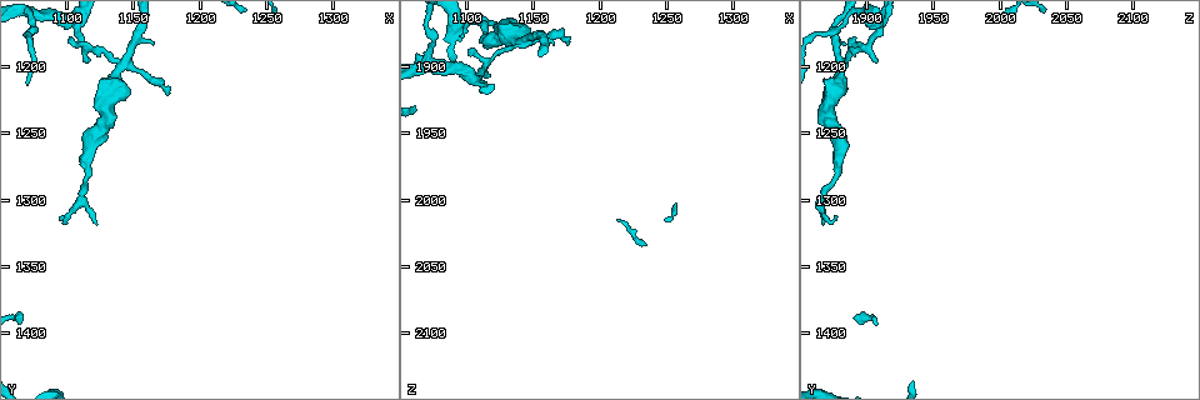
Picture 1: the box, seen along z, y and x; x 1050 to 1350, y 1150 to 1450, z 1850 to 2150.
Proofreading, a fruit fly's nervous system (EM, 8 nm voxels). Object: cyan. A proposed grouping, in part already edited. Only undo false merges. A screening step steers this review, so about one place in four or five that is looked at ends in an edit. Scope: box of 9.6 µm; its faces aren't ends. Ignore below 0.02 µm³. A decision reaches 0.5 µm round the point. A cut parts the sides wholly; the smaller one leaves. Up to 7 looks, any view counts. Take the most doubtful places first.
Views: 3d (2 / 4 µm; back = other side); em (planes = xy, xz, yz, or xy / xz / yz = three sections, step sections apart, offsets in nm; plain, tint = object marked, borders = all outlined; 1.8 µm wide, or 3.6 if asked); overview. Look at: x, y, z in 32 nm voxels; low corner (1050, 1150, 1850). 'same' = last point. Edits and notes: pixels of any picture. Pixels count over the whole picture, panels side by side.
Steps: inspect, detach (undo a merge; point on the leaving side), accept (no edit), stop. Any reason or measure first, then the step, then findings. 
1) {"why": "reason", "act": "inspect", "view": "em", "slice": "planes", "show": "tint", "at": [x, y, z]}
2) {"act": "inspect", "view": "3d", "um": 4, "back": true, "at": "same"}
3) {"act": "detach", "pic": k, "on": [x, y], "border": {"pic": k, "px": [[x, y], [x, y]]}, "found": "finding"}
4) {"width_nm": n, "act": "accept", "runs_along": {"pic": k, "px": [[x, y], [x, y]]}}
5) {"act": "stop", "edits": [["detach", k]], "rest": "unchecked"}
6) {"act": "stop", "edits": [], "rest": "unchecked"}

{"why": "sudden change in width", "act": "inspect", "view": "3d", "um": 4, "at": [1112, 1286, 1876]}

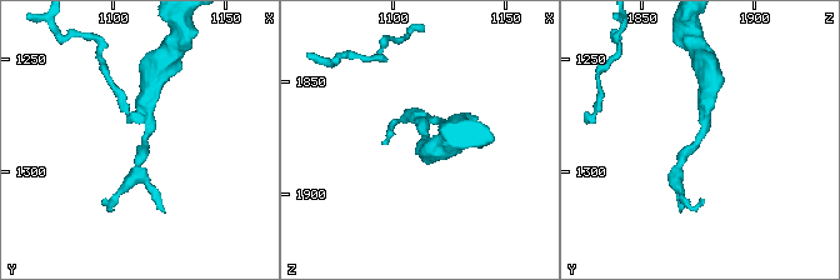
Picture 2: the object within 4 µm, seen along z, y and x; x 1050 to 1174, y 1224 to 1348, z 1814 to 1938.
{"why": "need the tissue", "act": "inspect", "view": "em", "slice": "xy", "step": 16, "show": "tint", "at": [1114, 1288, 1876]}

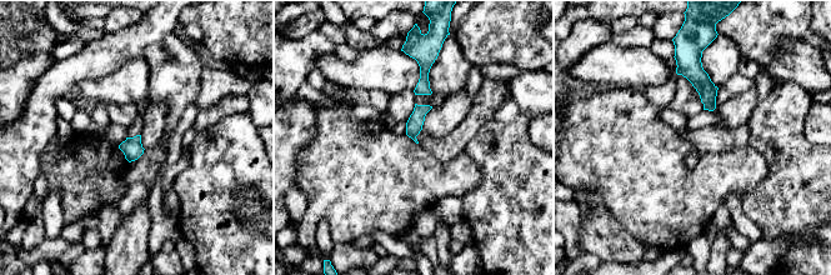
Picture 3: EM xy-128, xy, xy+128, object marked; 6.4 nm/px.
{"why": "cut it another way", "act": "inspect", "view": "em", "slice": "planes", "show": "tint", "at": "same"}

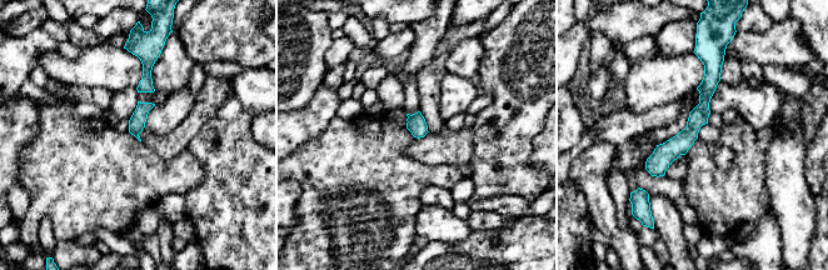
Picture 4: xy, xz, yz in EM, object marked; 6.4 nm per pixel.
{"act": "accept", "runs_along": {"pic": 4, "px": [[711, 64], [702, 111], [654, 173]]}, "found": "all the same cell"}

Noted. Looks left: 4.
{"why": "thick turns thin", "act": "inspect", "view": "3d", "um": 4, "at": [1104, 1170, 1912]}

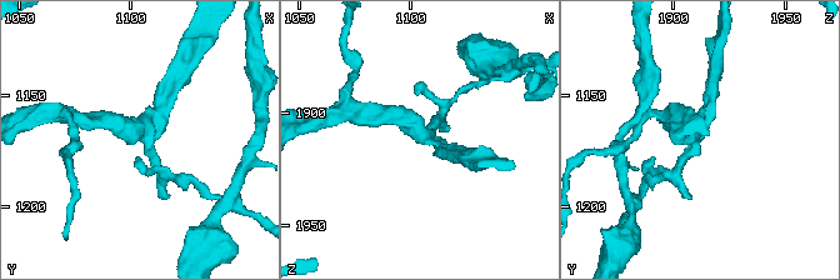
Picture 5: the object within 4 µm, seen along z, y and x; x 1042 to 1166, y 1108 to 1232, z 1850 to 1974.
{"act": "inspect", "view": "em", "slice": "planes", "show": "tint", "at": [1107, 1169, 1912]}

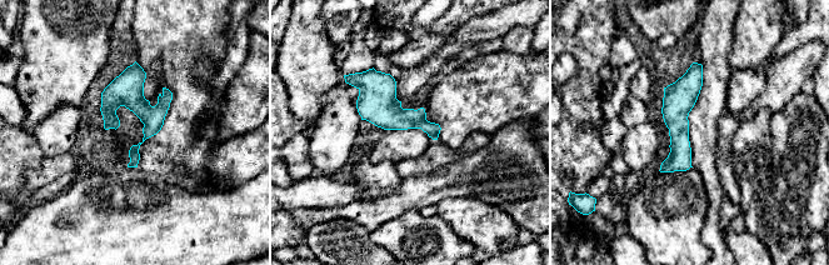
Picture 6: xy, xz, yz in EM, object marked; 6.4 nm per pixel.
{"act": "accept", "runs_along": {"pic": 6, "px": [[698, 66], [663, 169]]}, "found": "all the same cell"}

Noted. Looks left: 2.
{"why": "sharp bend", "act": "inspect", "view": "em", "slice": "planes", "show": "borders", "at": [1138, 1202, 1882]}

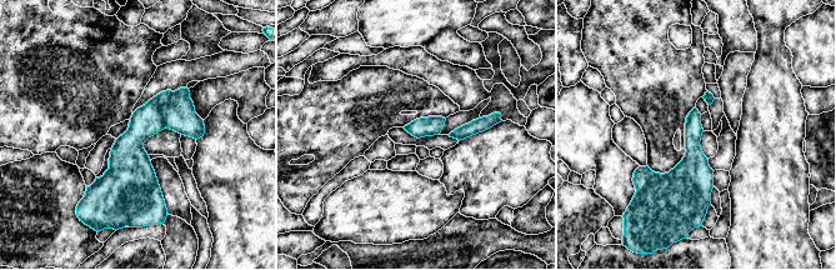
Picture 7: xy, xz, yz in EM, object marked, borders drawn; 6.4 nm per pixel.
{"act": "detach", "pic": 7, "on": [179, 115], "part_leaving": {"pic": 7, "px": [[490, 119], [460, 134], [454, 134]]}, "found": "two cells meet here"}

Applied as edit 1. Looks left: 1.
{"act": "stop", "edits": [["detach", 7]], "rest": "unchecked"}

